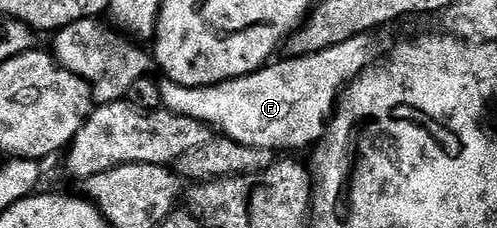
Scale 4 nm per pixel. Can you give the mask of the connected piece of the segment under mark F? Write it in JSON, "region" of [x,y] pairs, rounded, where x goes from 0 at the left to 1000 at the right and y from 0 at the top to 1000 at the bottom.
{"region":[[[742,149],[716,158],[642,237],[559,259],[519,316],[406,386],[326,346],[324,447],[330,487],[350,491],[368,518],[392,518],[489,640],[543,658],[620,654],[652,596],[658,518],[668,513],[702,355],[753,276],[751,167]]]}

